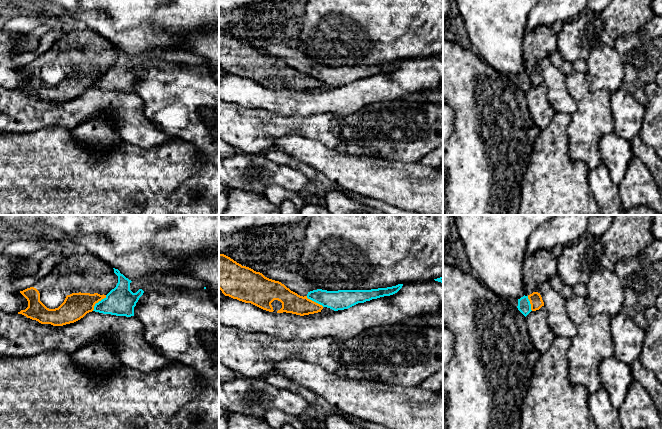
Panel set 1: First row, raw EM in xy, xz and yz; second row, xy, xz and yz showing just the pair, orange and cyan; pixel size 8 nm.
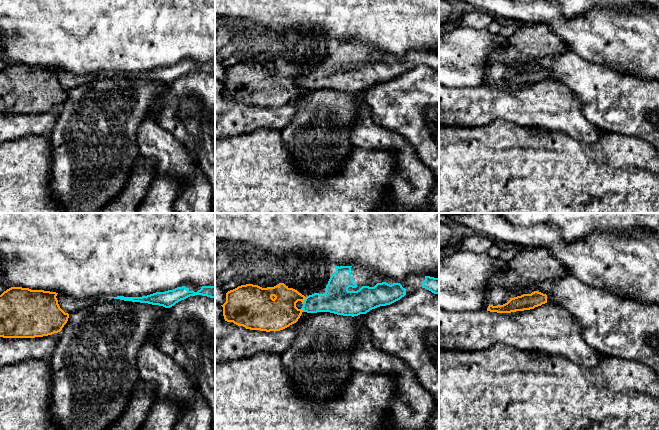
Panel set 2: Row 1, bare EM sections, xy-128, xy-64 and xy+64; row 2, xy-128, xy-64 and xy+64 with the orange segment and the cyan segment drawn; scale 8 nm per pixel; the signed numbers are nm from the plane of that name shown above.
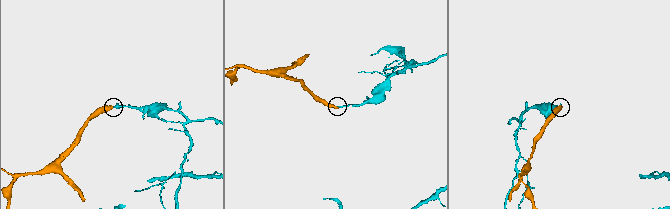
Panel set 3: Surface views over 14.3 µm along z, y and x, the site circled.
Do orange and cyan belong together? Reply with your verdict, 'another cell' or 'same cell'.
another cell

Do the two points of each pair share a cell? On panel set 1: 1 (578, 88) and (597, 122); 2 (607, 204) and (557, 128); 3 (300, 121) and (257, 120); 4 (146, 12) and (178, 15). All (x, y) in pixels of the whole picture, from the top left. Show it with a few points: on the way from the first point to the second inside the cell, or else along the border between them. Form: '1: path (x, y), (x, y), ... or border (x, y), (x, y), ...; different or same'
1: path (584, 96), (593, 107), (593, 114); same
2: border (589, 169), (588, 186), (594, 198); different
3: path (289, 123), (268, 123); same
4: path (154, 12), (170, 12); same

